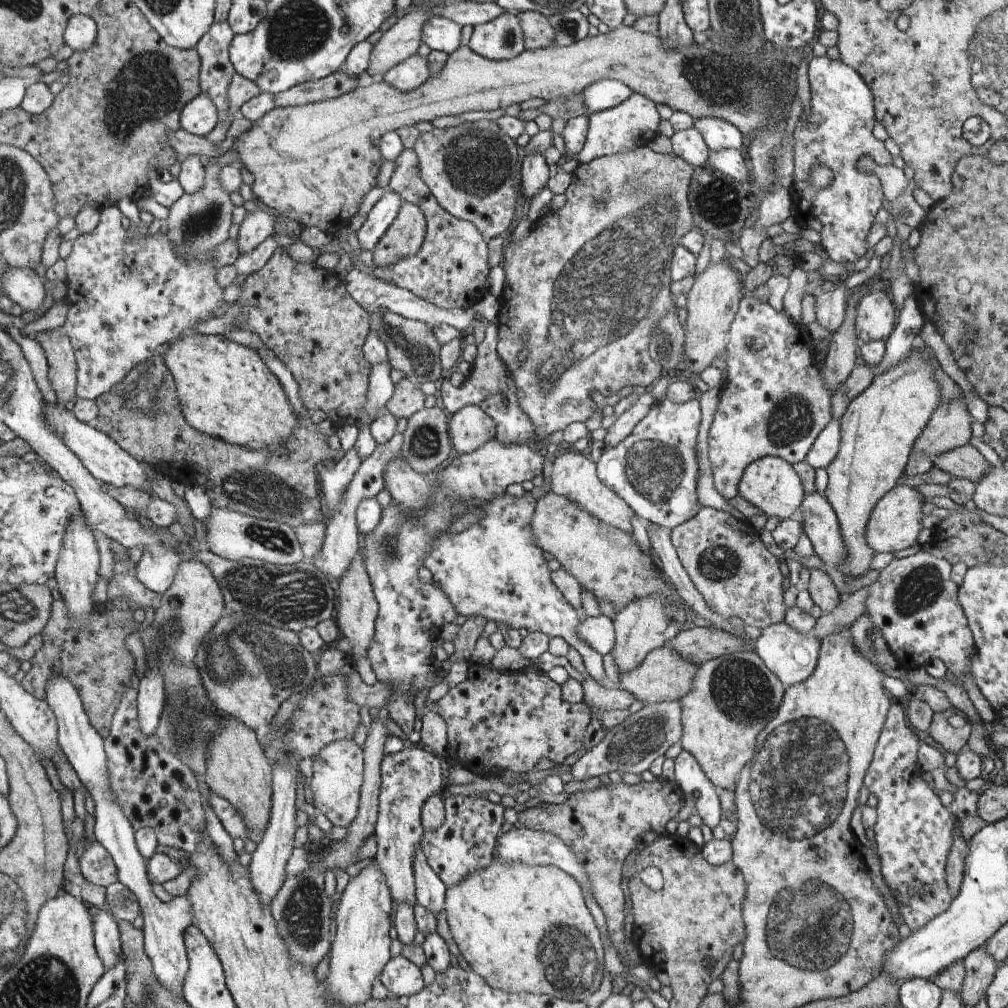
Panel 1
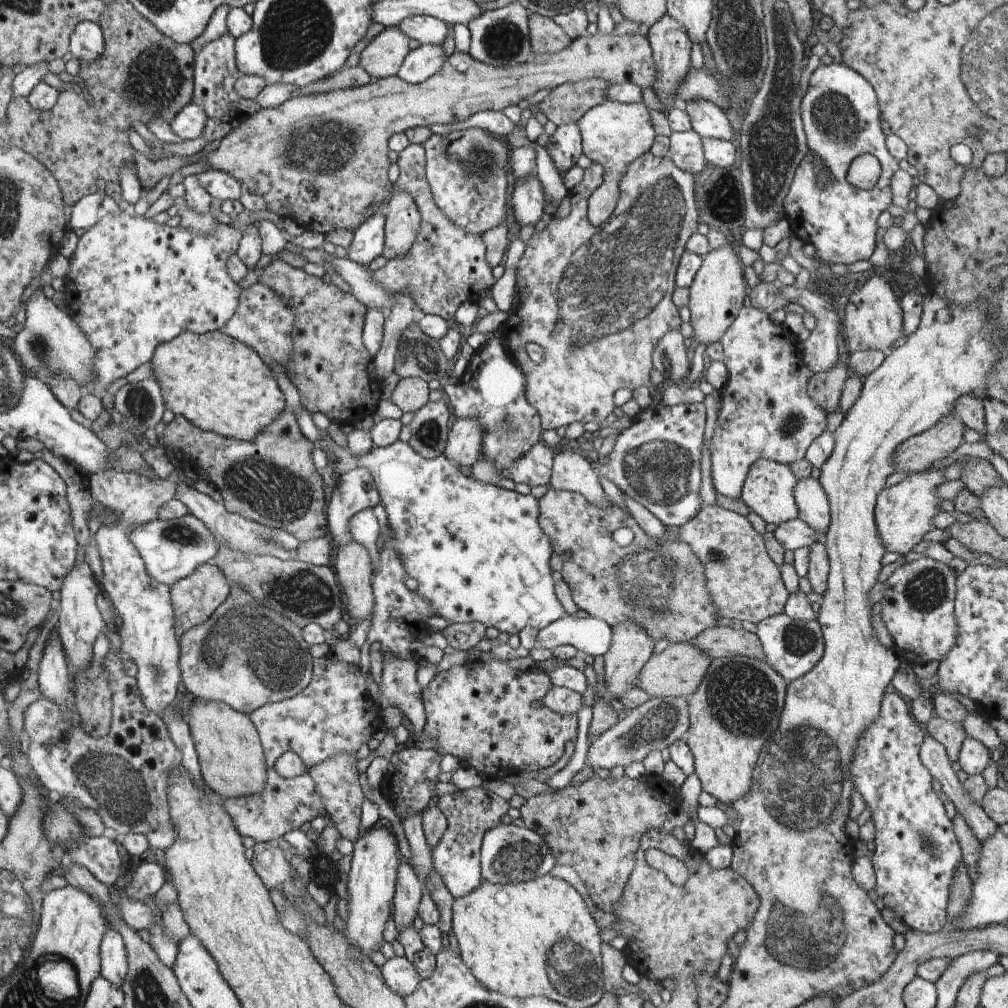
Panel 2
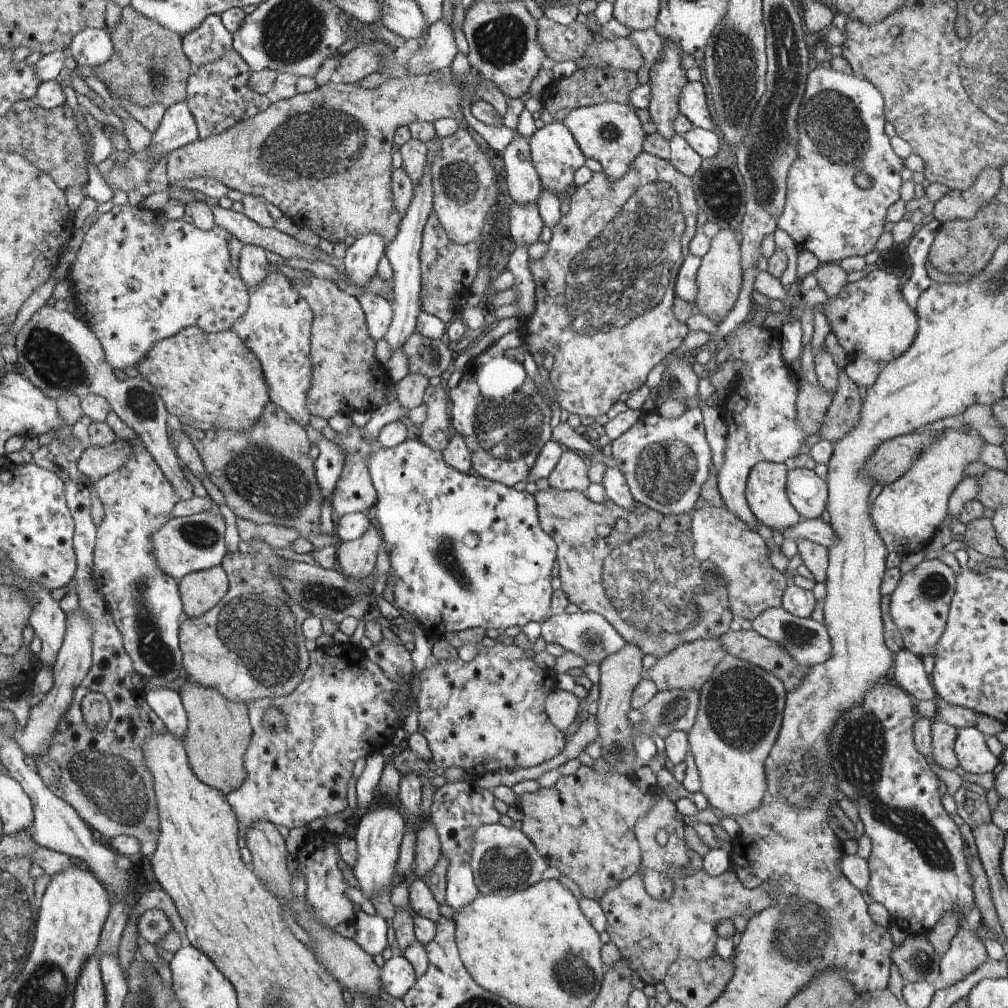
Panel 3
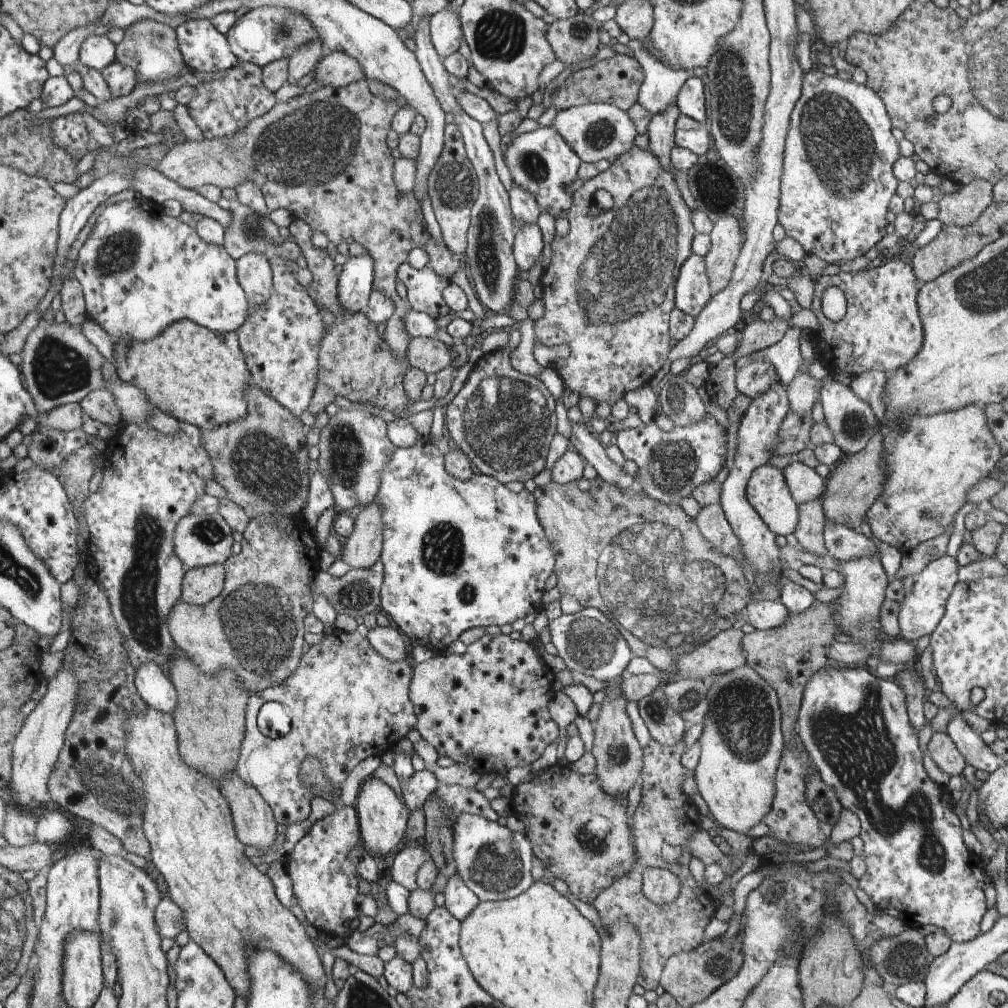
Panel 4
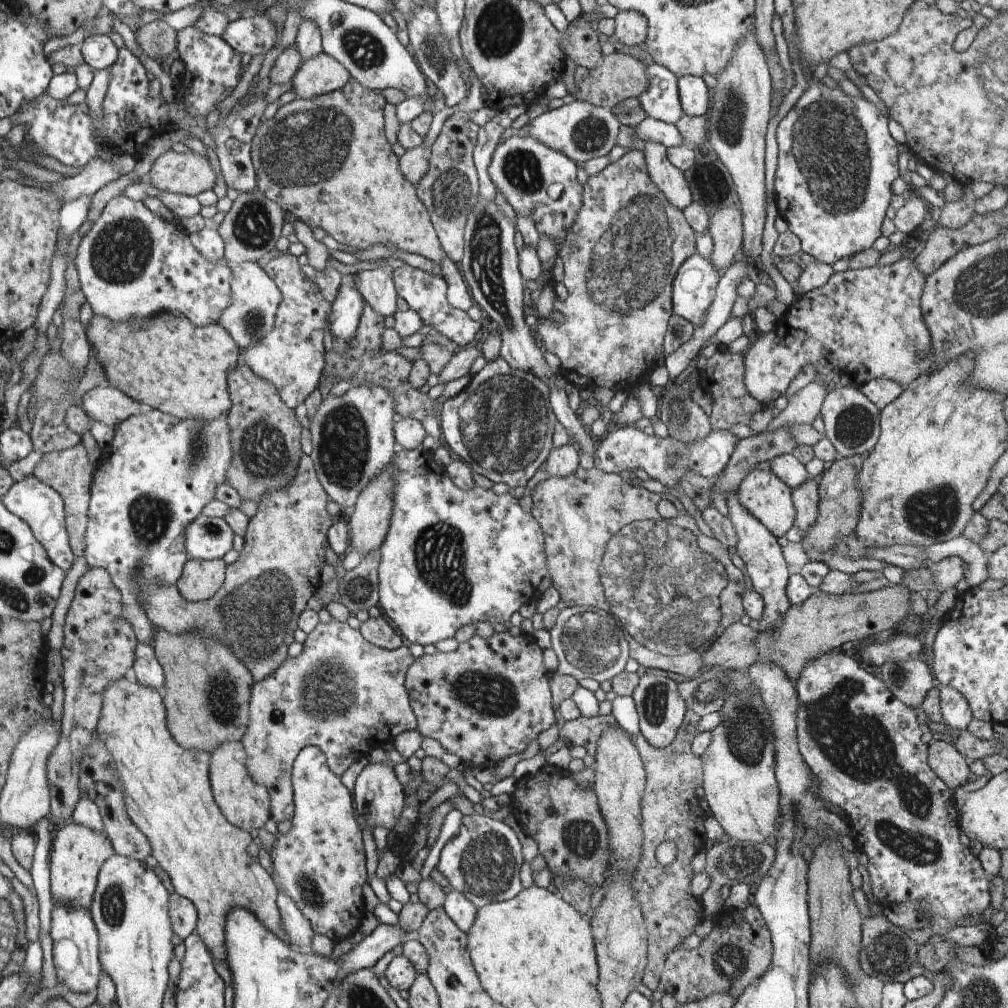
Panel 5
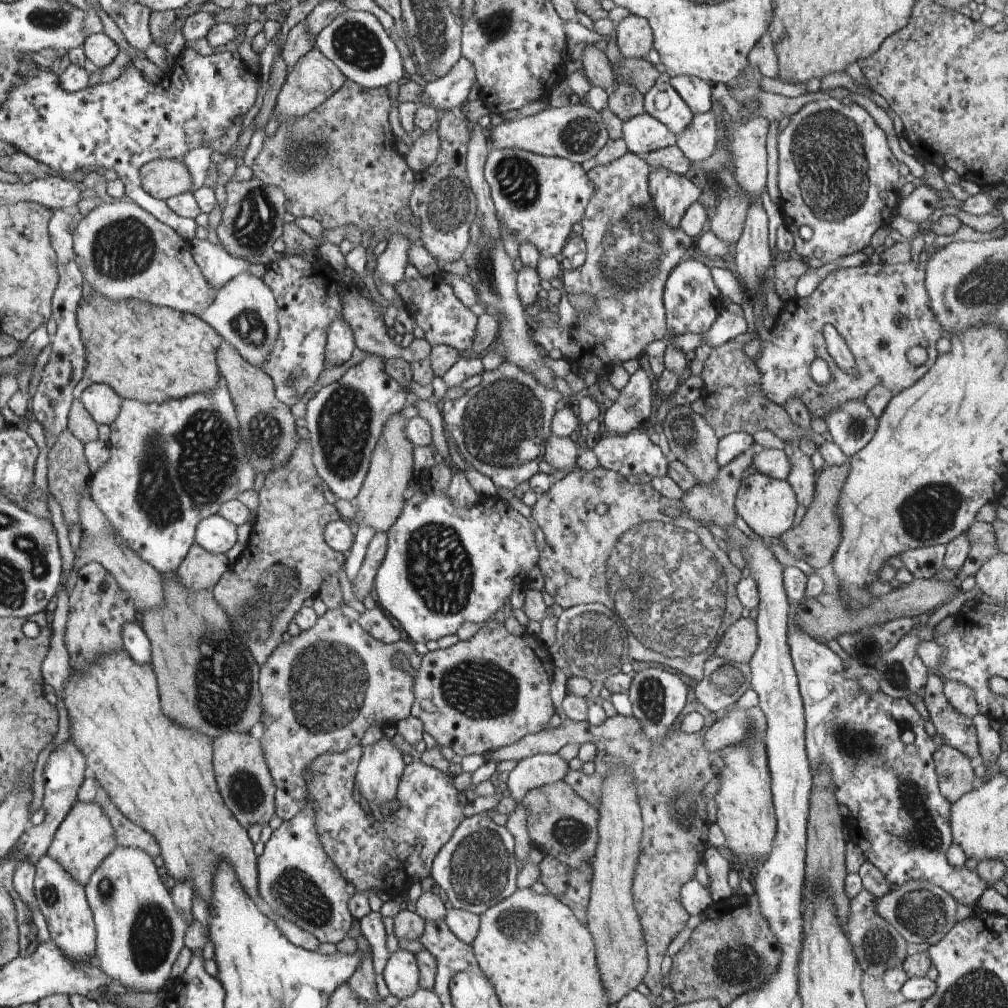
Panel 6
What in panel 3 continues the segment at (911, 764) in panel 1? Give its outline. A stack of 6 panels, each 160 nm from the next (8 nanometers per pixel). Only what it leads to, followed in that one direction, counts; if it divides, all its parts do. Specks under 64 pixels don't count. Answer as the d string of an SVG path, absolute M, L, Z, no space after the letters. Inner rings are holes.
M886 681L874 683L865 694L863 701L856 706L850 707L845 713L841 714L841 717L837 718L835 725L829 732L828 753L831 758L831 765L833 766L836 778L838 791L841 796L846 795L852 803L856 806L856 810L859 812L860 820L864 825L864 834L870 837L871 840L871 853L868 858L869 868L869 881L865 888L865 895L869 901L876 901L878 904L882 904L889 912L889 916L892 916L892 924L897 925L900 929L904 930L910 935L926 935L934 928L934 925L940 918L946 913L952 912L952 910L962 911L964 918L961 920L959 929L956 935L951 940L949 949L941 957L940 970L941 978L939 986L950 986L956 984L958 981L966 978L972 971L975 971L984 961L988 960L988 955L984 943L978 938L979 929L982 926L983 916L981 910L975 903L975 896L973 895L973 878L971 870L969 869L968 862L965 858L965 842L963 841L960 827L958 827L948 812L942 807L940 801L941 795L938 791L939 778L932 771L932 768L928 765L926 757L916 748L913 739L913 724L916 720L916 708L912 706L912 700L908 697L908 693L901 686L894 686L894 684L888 684Z

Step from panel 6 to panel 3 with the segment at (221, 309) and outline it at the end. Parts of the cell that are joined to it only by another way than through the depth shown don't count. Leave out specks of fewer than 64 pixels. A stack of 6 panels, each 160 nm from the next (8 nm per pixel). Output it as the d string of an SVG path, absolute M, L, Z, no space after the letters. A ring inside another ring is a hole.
M244 245L239 256L238 271L248 289L258 286L270 273L266 250L256 245Z

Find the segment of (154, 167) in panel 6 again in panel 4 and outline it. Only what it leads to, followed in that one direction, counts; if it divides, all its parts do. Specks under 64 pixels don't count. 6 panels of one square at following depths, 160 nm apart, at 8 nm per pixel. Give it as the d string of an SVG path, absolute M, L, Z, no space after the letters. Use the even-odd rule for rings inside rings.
M364 79L357 80L350 83L348 86L338 87L322 87L319 90L315 90L312 93L302 93L288 99L286 102L277 101L277 103L265 114L251 120L243 132L239 132L230 139L227 136L222 138L212 139L205 138L202 141L187 141L183 140L176 142L167 154L160 160L156 166L156 170L160 171L166 178L176 181L181 187L190 190L197 190L202 185L214 185L220 190L224 188L235 188L240 180L248 180L255 182L262 191L265 198L265 203L270 212L277 208L284 208L284 210L290 210L293 218L303 220L308 223L308 226L313 232L324 232L330 242L333 242L336 246L341 242L359 242L368 251L373 258L374 267L374 282L373 288L382 291L386 296L389 296L396 304L400 302L400 296L396 292L397 283L397 268L408 261L408 254L413 248L424 248L429 242L427 239L428 230L425 222L422 222L422 216L420 216L420 202L418 200L398 200L400 198L400 192L398 187L392 178L392 168L396 164L396 159L392 158L391 149L386 146L386 136L388 136L388 130L390 130L390 122L393 122L394 115L398 109L401 109L402 105L408 105L406 100L400 95L396 95L396 98L386 98L384 96L378 96L369 89L369 82Z

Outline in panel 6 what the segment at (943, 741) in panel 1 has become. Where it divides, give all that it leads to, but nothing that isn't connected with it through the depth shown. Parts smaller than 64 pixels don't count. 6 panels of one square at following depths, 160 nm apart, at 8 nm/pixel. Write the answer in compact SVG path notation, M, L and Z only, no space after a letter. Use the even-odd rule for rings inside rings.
M945 743L934 751L933 757L939 789L948 801L956 802L962 795L973 790L974 771L969 756Z

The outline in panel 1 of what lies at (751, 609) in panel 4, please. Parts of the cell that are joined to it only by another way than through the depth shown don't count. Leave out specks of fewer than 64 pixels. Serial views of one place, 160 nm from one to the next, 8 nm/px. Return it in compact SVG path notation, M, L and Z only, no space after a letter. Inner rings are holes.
M784 621L761 629L760 636L754 640L755 653L761 656L768 670L780 679L786 689L806 680L814 672L820 649L821 641L814 630L804 634Z

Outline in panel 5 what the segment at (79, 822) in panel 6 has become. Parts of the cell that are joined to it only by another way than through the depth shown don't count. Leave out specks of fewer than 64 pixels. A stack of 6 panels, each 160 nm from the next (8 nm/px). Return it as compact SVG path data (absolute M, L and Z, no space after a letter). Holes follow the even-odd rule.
M69 820L57 830L51 845L49 871L51 896L54 898L54 903L62 901L88 909L93 901L98 870L116 852L113 849L112 840L104 832L95 831Z

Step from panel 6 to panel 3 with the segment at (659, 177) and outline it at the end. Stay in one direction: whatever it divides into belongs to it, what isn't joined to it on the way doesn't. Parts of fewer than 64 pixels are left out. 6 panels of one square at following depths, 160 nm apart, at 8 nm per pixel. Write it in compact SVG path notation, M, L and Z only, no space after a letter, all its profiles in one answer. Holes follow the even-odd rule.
M664 42L664 58L652 66L649 82L653 86L649 113L656 124L656 133L668 142L675 136L674 118L680 114L681 90L688 82L681 61L684 53L678 44Z

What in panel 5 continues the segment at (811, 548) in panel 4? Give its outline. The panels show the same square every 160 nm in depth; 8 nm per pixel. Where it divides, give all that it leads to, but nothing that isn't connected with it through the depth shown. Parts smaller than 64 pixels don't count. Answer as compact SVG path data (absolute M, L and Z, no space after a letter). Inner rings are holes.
M806 479L805 483L792 488L791 495L796 511L795 525L801 530L803 538L819 513L819 486L817 479Z

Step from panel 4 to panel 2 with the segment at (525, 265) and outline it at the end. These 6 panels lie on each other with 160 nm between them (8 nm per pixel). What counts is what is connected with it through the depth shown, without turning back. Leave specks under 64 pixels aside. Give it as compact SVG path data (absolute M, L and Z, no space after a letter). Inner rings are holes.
M537 176L516 184L511 196L511 210L521 228L535 225L544 214L545 194Z

